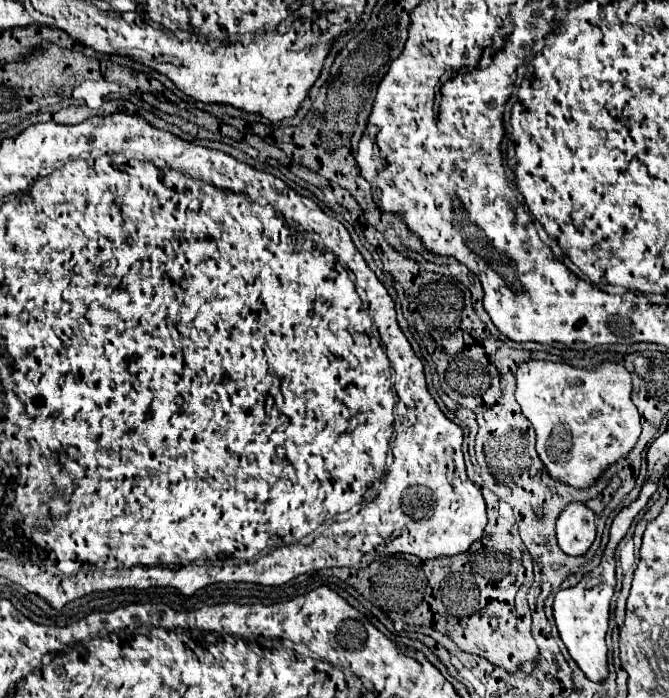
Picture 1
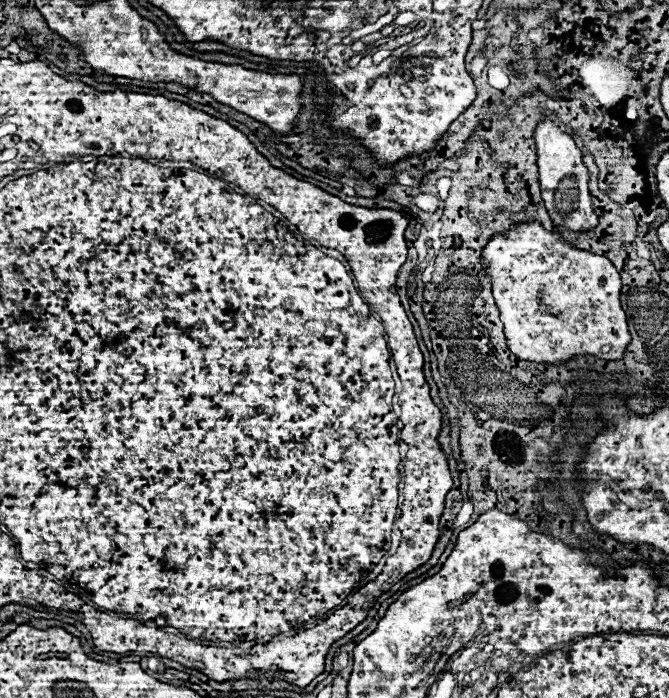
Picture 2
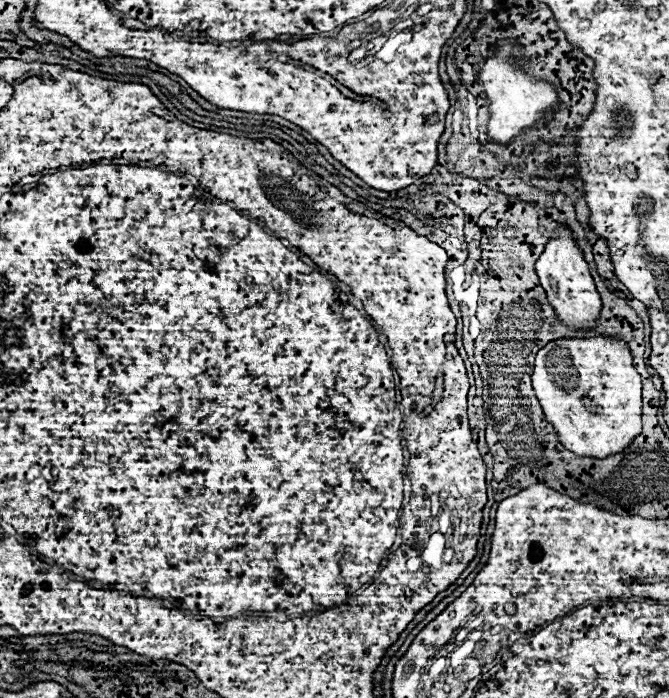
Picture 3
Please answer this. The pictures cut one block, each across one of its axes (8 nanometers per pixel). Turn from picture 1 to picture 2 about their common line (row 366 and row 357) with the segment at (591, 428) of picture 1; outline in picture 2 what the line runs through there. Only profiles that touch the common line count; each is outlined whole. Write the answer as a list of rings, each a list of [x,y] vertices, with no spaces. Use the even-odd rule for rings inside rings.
[[[538,222],[518,224],[508,234],[492,236],[482,252],[486,276],[492,280],[492,296],[504,322],[504,332],[512,354],[520,360],[552,364],[566,364],[574,356],[590,354],[602,360],[622,360],[630,344],[626,314],[620,302],[620,276],[606,256],[572,248],[560,234],[546,232]]]

